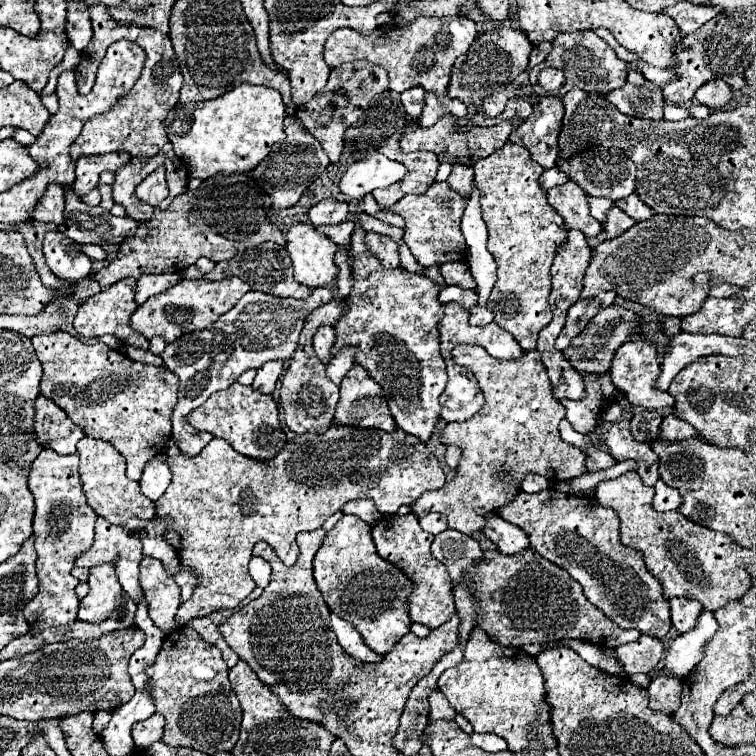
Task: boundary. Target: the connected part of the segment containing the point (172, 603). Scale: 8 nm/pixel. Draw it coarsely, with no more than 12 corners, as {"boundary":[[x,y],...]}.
{"boundary":[[160,559],[140,561],[150,619],[168,635],[180,587]]}

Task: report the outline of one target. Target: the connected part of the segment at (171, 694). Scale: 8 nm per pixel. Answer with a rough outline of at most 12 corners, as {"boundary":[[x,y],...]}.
{"boundary":[[190,627],[146,675],[162,743],[234,749],[242,707],[216,647]]}

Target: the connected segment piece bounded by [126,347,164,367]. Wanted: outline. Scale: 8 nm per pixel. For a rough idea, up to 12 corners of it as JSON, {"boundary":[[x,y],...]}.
{"boundary":[[126,347],[128,357],[140,363],[164,365],[160,355],[144,349]]}

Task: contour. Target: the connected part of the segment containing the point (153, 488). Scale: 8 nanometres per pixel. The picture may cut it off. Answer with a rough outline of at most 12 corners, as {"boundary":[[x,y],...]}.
{"boundary":[[160,453],[140,479],[142,493],[156,501],[170,483],[166,455]]}

